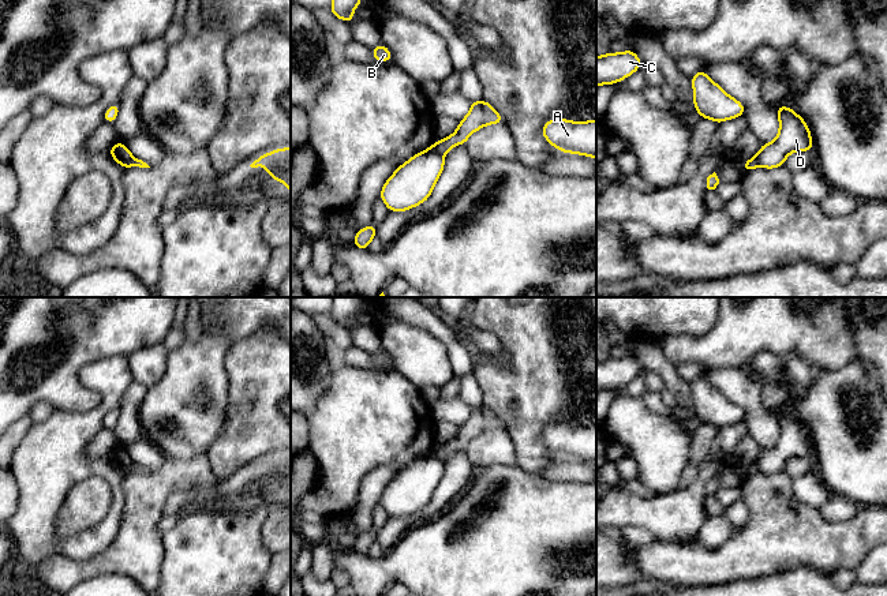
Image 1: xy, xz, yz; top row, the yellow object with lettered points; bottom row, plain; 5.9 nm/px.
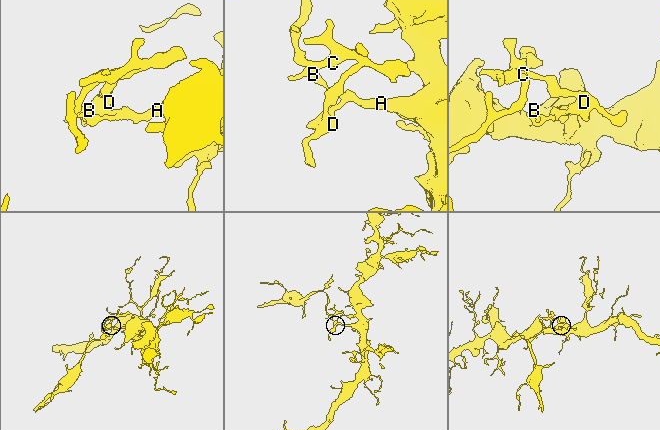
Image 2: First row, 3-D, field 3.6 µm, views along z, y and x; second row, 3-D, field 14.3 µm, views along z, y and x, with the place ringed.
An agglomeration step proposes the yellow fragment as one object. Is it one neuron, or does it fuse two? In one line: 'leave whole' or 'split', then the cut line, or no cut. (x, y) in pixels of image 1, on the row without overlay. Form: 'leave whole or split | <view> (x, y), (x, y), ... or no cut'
split | xz (431, 452), (442, 461)

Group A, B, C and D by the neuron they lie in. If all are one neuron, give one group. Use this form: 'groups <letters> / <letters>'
groups A B / C D

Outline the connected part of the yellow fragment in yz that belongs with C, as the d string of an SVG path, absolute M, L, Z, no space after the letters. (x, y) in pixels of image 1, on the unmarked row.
M626 355L622 359L609 357L605 361L596 361L596 393L600 390L615 390L640 375L640 363Z

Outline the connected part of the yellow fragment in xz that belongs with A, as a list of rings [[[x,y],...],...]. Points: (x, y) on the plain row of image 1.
[[[553,424],[543,430],[542,441],[561,458],[587,461],[596,465],[596,424],[590,427]]]

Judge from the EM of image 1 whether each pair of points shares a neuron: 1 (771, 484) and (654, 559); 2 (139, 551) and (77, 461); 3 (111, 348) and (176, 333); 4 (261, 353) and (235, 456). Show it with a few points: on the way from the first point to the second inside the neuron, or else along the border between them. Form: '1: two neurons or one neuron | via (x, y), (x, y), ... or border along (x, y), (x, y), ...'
1: one neuron | via (766, 521), (728, 559), (691, 559)
2: two neurons | border along (124, 491), (123, 517), (119, 532), (104, 551)
3: two neurons | border along (172, 328), (161, 341)
4: one neuron | via (261, 379), (261, 422), (254, 430)

